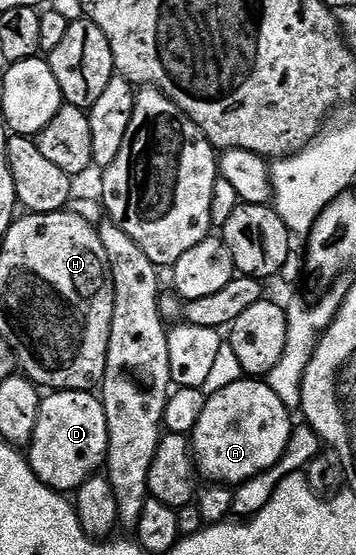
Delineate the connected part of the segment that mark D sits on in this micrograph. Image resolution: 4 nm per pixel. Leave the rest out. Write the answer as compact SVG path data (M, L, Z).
M57 389L40 401L38 422L35 423L26 459L44 485L56 492L70 494L101 469L107 459L108 446L109 426L106 425L104 403L99 395L93 391Z

